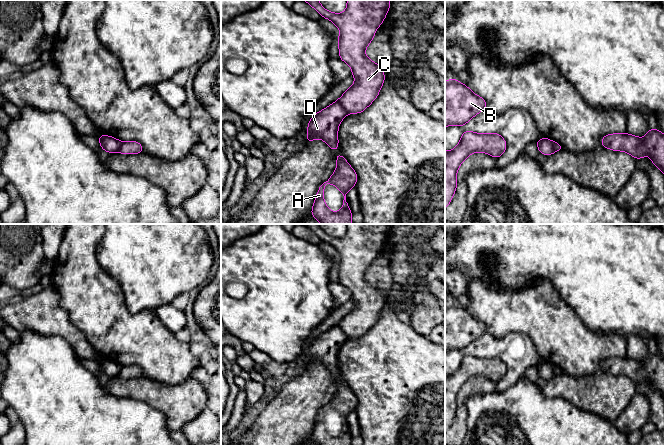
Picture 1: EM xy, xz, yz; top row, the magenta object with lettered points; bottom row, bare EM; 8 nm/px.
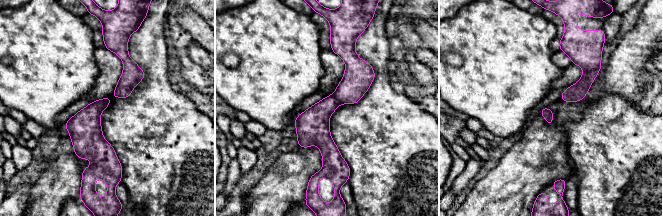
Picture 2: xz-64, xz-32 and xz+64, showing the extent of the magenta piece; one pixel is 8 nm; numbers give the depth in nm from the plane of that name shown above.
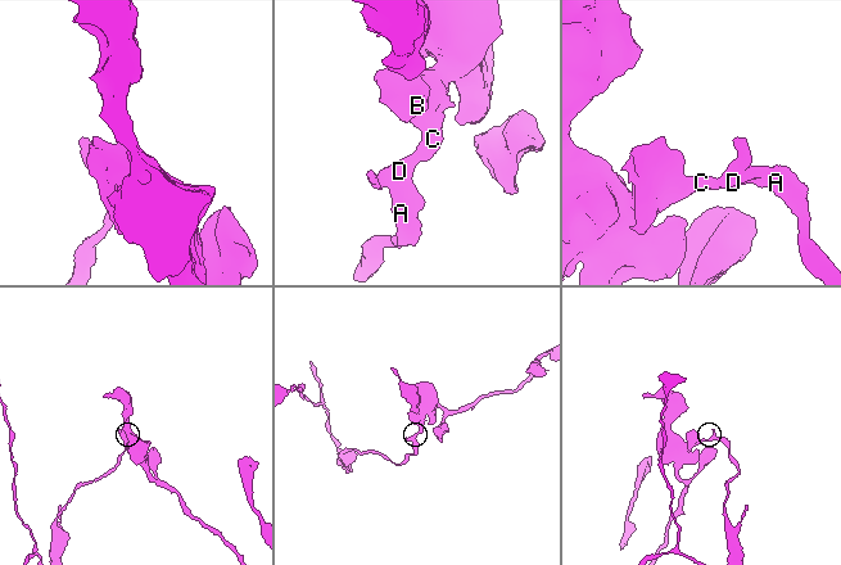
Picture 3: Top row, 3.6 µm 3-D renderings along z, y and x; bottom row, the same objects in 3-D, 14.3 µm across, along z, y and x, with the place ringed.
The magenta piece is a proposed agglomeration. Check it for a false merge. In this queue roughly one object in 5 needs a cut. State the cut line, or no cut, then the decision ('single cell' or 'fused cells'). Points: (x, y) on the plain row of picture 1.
cut in xz along (337, 325), (347, 337); fused cells

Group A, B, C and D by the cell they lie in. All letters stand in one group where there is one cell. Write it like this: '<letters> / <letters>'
A D / B C

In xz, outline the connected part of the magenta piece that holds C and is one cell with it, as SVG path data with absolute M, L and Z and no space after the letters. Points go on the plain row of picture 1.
M303 224L310 228L323 242L331 244L339 253L339 283L352 293L355 307L338 323L347 337L363 336L378 320L385 304L381 291L365 280L368 268L374 263L374 256L383 247L391 230L389 224L347 224L347 232L341 238L330 236L318 224Z

